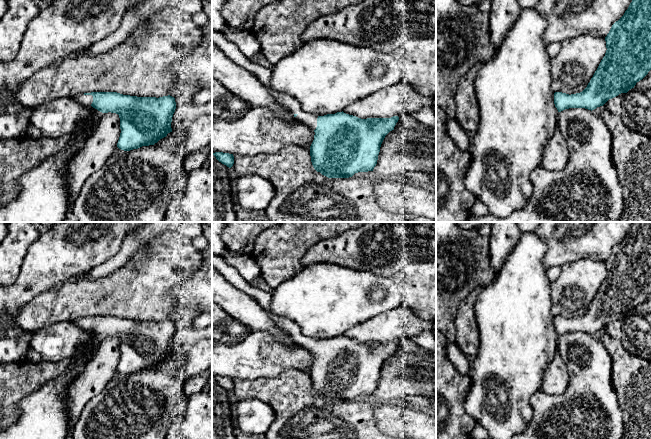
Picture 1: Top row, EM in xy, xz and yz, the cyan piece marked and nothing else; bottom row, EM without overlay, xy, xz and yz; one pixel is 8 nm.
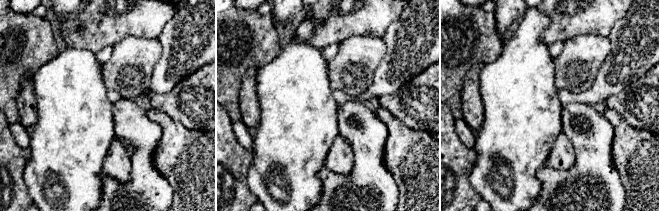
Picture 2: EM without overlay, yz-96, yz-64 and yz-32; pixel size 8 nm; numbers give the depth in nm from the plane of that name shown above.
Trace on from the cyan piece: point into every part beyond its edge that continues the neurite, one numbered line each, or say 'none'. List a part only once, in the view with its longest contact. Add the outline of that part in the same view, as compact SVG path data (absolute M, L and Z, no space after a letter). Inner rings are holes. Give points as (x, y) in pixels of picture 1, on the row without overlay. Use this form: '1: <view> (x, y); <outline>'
1: xy (86, 324); M80 318L80 319L72 321L72 323L78 327L84 329L85 331L90 331L92 326L93 326L93 320L92 319Z

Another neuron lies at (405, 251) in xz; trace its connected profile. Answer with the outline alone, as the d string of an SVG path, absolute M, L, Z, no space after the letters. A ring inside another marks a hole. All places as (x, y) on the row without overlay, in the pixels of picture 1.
M367 222L357 229L348 230L335 238L329 238L310 246L301 258L301 263L303 267L316 263L338 264L347 268L371 272L399 281L403 287L402 295L404 305L407 306L415 316L426 321L436 321L436 222Z

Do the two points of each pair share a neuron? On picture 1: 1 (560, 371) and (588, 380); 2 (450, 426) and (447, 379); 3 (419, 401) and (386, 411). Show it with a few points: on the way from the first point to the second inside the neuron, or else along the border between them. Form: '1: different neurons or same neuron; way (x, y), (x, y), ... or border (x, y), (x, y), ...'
1: different neurons; border (558, 353), (569, 370), (569, 383), (561, 394)
2: same neuron; way (447, 414), (447, 391)
3: different neurons; border (397, 402), (422, 410)

